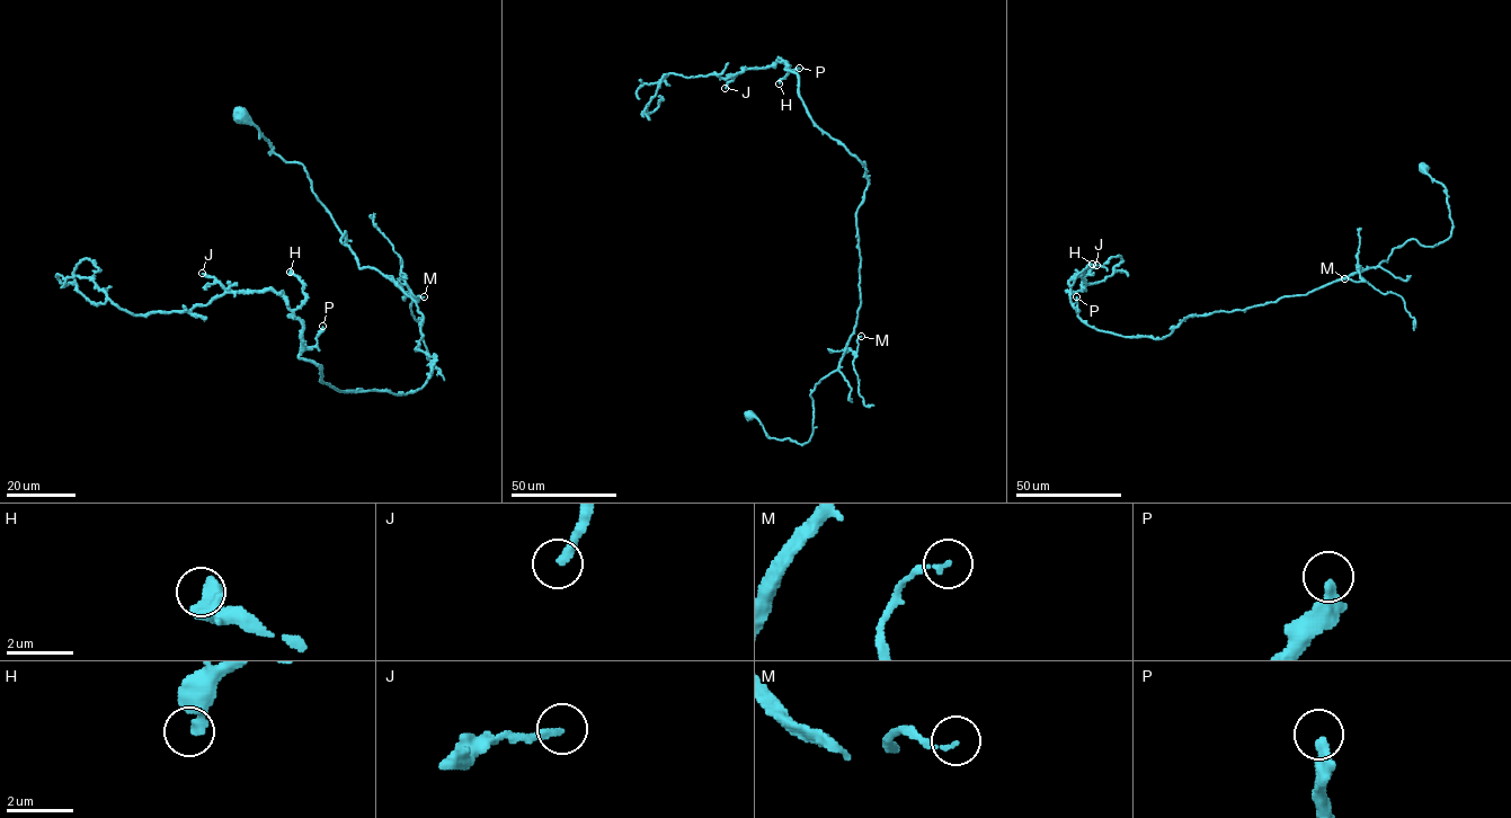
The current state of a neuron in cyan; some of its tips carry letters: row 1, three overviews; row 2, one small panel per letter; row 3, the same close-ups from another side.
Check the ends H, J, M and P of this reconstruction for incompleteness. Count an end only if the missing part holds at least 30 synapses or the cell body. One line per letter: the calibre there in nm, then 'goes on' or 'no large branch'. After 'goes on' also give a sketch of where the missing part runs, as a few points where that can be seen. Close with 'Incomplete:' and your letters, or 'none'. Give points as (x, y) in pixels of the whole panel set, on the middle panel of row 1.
H: calibre 280 nm; no large branch
J: calibre 240 nm; goes on; course (725, 88), (718, 98), (710, 99), (703, 89), (685, 85)
M: calibre 140 nm; no large branch
P: calibre 340 nm; no large branch
Incomplete: J

